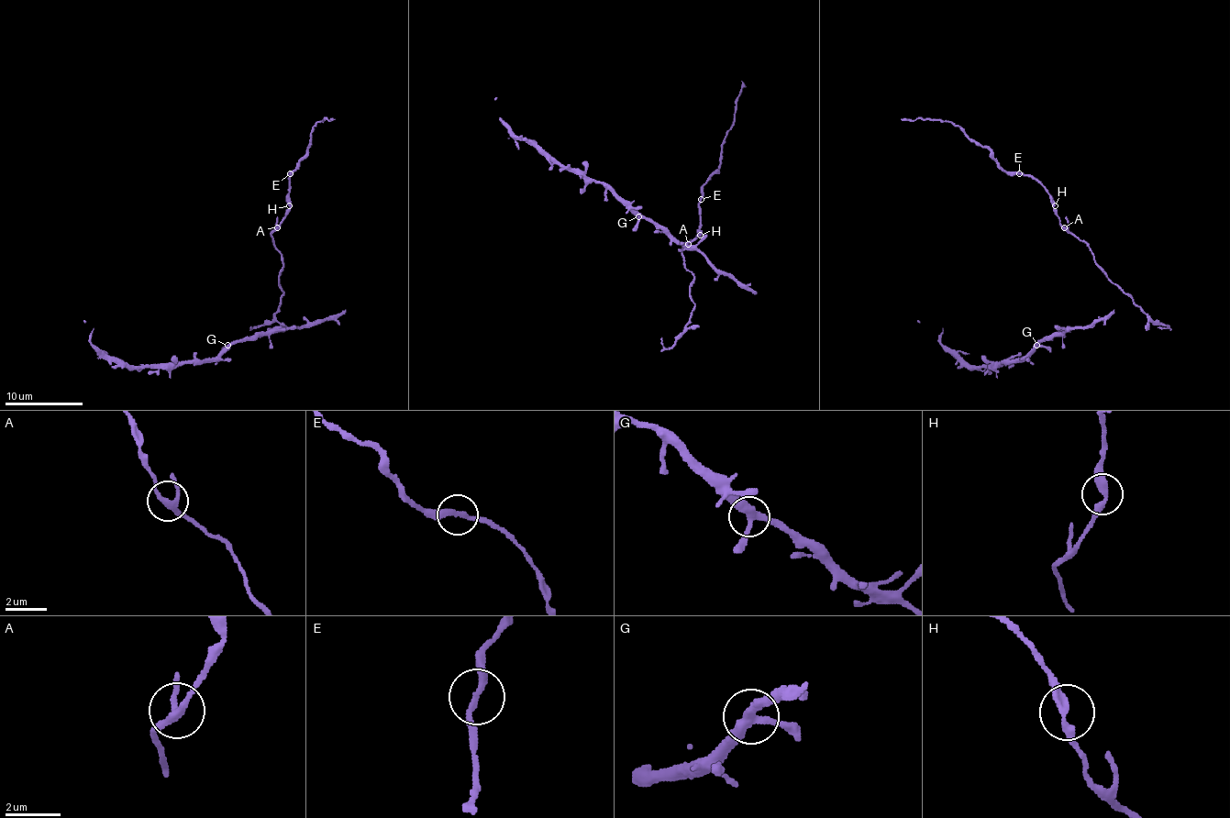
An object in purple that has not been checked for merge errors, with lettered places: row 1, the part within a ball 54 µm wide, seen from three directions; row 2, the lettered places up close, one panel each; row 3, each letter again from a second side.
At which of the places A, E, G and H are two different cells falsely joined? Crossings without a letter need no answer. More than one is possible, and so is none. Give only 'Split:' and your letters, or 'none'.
Split: none

